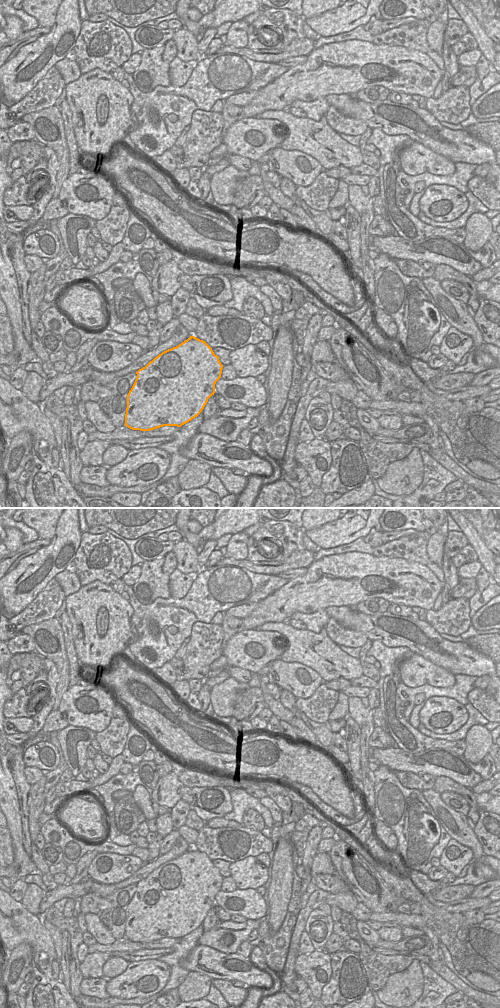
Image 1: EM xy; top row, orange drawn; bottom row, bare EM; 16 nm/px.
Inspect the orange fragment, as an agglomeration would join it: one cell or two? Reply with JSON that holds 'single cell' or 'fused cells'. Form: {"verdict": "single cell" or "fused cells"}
{"verdict": "fused cells"}

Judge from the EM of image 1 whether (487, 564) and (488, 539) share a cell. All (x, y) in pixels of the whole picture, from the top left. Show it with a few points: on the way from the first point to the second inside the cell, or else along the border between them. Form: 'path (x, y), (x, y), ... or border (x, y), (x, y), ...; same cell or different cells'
border (475, 528), (489, 550); different cells

